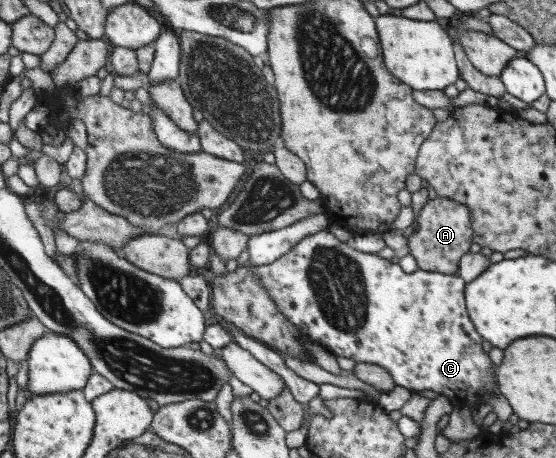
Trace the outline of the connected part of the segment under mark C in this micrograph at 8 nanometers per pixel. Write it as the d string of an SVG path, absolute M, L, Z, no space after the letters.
M328 229L313 233L300 240L288 253L280 259L268 265L256 266L253 275L259 277L259 281L270 294L271 300L275 301L277 310L292 325L298 328L298 332L306 339L318 342L323 348L336 356L353 359L357 363L371 363L386 369L387 373L393 377L397 386L405 387L411 391L421 392L424 389L435 391L452 401L454 407L476 407L483 403L490 403L493 398L491 387L497 387L497 377L495 376L495 365L490 360L490 356L482 349L483 337L474 329L470 321L465 302L465 281L457 274L446 275L430 270L416 270L413 273L406 273L400 268L396 260L389 260L373 253L364 253L347 242L338 240Z

